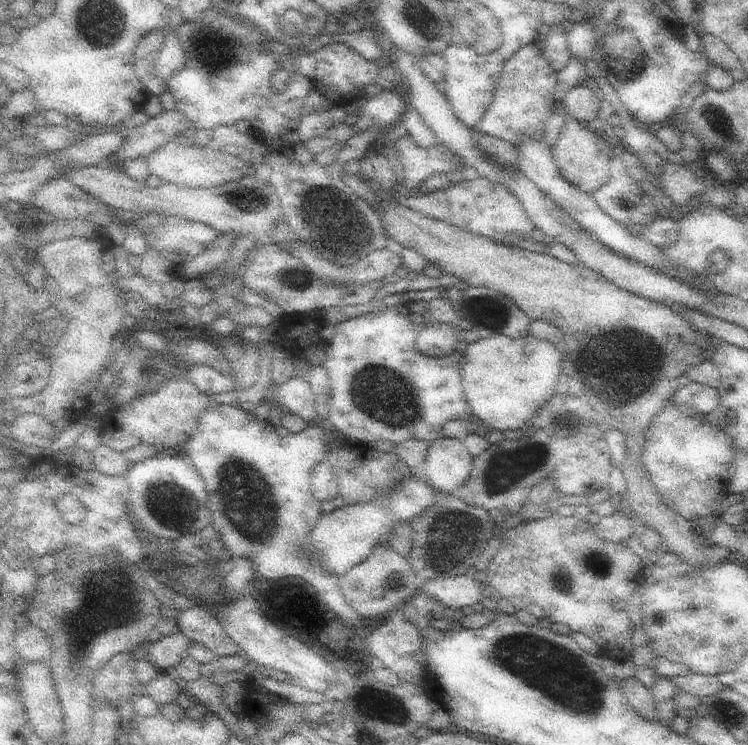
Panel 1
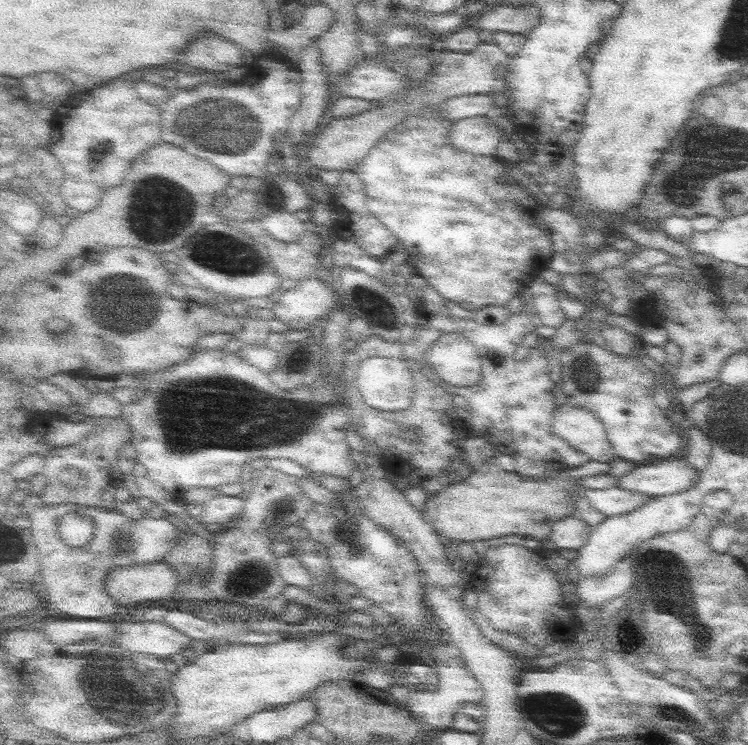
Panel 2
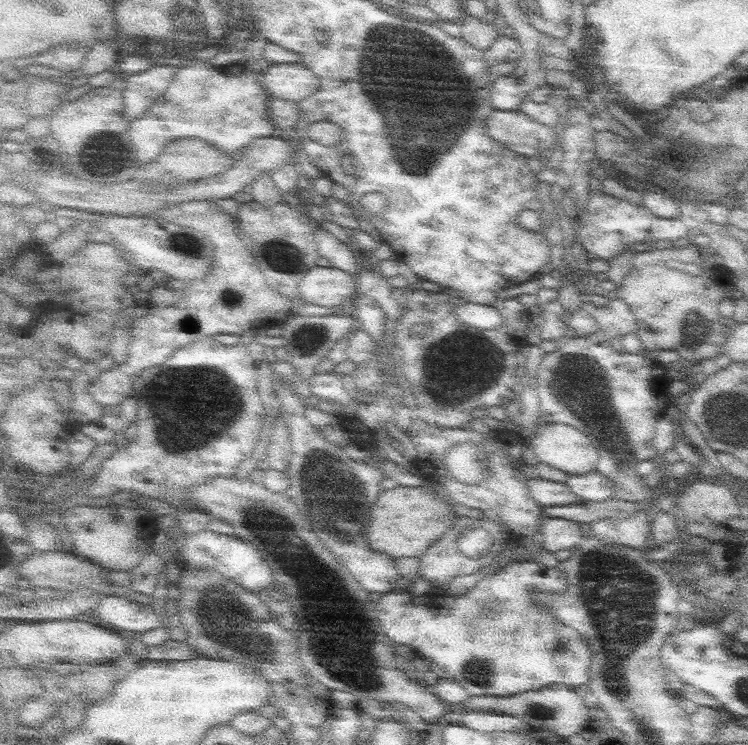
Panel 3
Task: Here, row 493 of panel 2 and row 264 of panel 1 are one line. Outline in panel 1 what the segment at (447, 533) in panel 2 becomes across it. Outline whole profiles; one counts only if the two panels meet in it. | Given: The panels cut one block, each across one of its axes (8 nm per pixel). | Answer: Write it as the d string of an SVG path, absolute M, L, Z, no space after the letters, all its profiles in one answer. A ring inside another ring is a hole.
M386 193L383 196L374 194L374 210L380 215L388 238L393 238L404 248L413 248L424 256L428 263L440 266L443 274L456 276L473 287L484 287L500 292L511 298L530 319L545 320L560 328L563 334L563 346L568 344L572 358L578 370L578 376L570 376L567 391L575 397L583 397L590 404L591 414L605 426L615 428L624 434L627 440L627 455L622 466L626 482L626 506L637 515L644 525L654 528L662 537L668 551L680 554L690 566L704 568L726 562L730 551L720 545L708 546L703 530L697 532L698 526L678 516L669 506L664 506L656 488L652 486L644 464L642 464L642 444L646 430L652 418L666 406L680 386L678 378L686 374L686 369L702 364L708 360L708 338L714 338L708 332L696 330L684 316L676 314L668 303L653 301L628 292L602 274L588 268L582 262L579 265L568 264L549 253L536 253L517 246L501 244L493 239L468 232L450 224L448 220L430 218L398 202L397 196Z

